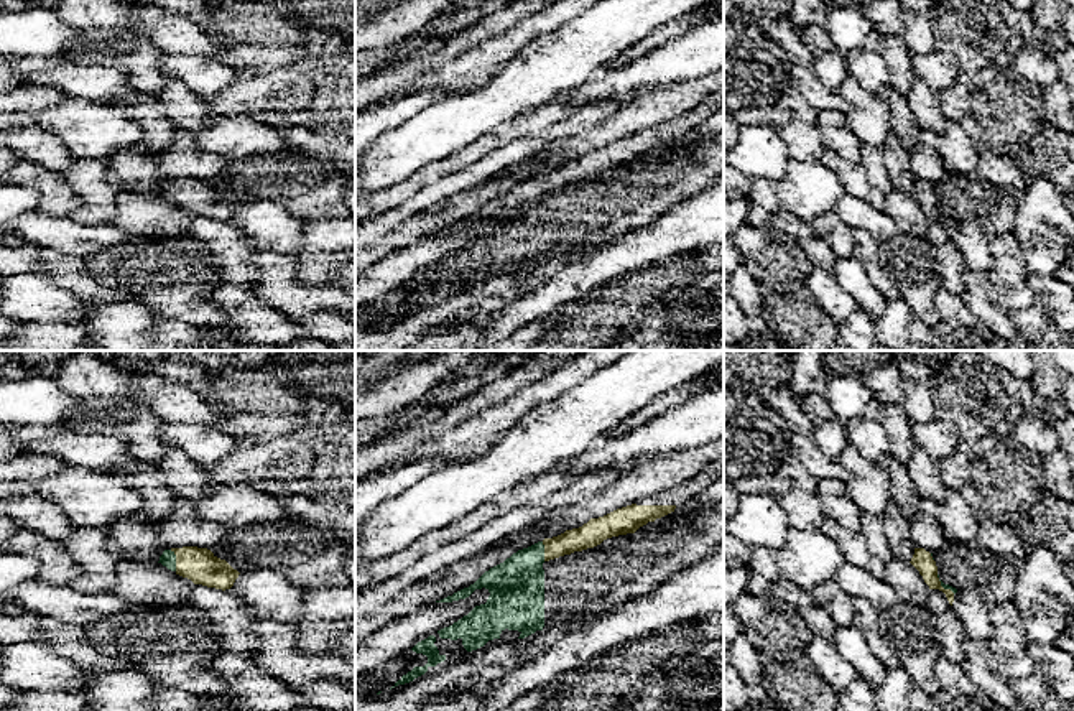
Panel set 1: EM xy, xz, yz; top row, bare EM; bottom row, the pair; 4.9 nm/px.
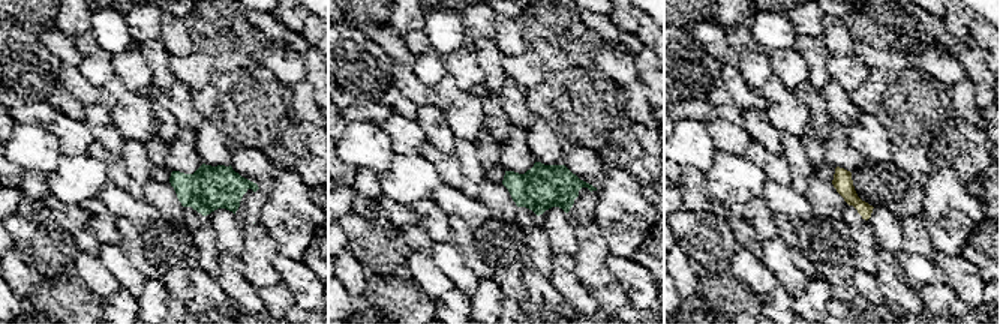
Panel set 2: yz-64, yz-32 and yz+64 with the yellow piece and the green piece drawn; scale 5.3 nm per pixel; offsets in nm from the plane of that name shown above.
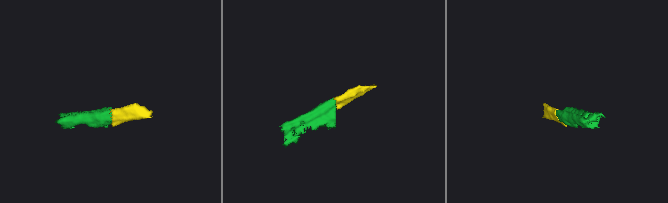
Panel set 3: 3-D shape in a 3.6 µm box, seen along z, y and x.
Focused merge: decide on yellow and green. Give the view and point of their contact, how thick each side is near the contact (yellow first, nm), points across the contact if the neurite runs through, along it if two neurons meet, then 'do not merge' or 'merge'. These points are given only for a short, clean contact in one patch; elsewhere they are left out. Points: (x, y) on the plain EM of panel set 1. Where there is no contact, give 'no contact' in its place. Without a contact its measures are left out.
xy (176, 191) | 170/80 nm | merge

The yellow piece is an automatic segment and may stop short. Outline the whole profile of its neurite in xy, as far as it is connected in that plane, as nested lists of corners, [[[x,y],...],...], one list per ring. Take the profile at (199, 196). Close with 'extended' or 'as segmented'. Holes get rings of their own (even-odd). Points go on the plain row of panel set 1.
[[[197,178],[164,181],[158,194],[179,207],[191,211],[194,216],[222,222],[230,221],[240,206],[211,181]]]; extended

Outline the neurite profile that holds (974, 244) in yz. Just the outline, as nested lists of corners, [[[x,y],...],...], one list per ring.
[[[957,222],[954,225],[952,240],[959,249],[967,270],[987,273],[993,268],[993,257],[990,250],[992,239],[977,222]]]

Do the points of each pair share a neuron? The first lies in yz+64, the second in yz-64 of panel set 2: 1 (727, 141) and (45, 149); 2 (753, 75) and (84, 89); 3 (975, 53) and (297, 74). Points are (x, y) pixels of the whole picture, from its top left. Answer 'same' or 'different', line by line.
1: different
2: different
3: different

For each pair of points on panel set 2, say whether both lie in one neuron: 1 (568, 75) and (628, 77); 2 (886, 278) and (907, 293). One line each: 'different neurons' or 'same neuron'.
1: different neurons
2: same neuron

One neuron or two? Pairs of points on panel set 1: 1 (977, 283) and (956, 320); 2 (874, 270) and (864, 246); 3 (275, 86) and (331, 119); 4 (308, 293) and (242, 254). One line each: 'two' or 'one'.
1: two
2: one
3: one
4: two

